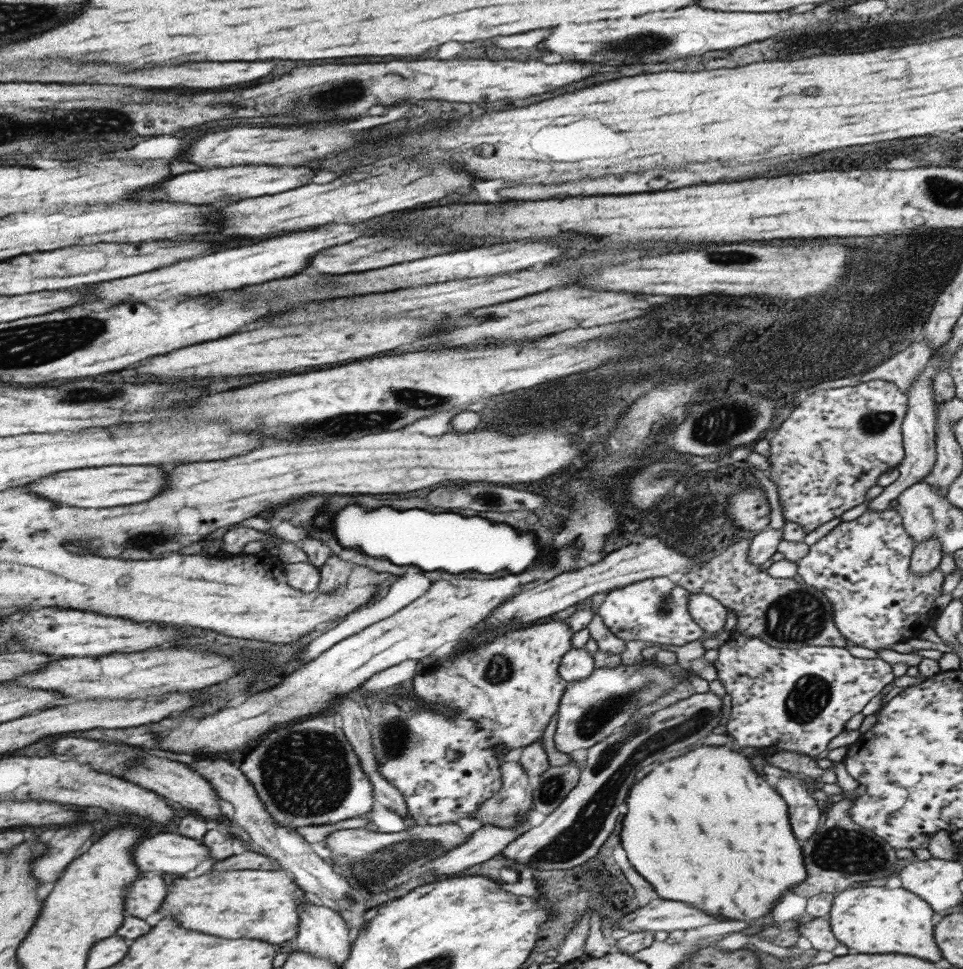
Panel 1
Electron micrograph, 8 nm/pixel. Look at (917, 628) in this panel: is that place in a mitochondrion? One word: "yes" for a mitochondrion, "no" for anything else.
no

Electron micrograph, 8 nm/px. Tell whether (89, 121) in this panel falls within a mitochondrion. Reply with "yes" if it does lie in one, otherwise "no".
yes

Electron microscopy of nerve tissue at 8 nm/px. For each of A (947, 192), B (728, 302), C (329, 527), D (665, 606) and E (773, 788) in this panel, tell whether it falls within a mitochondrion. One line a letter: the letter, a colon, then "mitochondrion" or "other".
A: mitochondrion
B: other
C: other
D: mitochondrion
E: other

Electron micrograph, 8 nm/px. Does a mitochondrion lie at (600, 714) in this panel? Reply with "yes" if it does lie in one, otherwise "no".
yes

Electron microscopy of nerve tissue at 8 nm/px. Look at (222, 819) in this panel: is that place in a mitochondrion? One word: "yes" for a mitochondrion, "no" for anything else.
no

